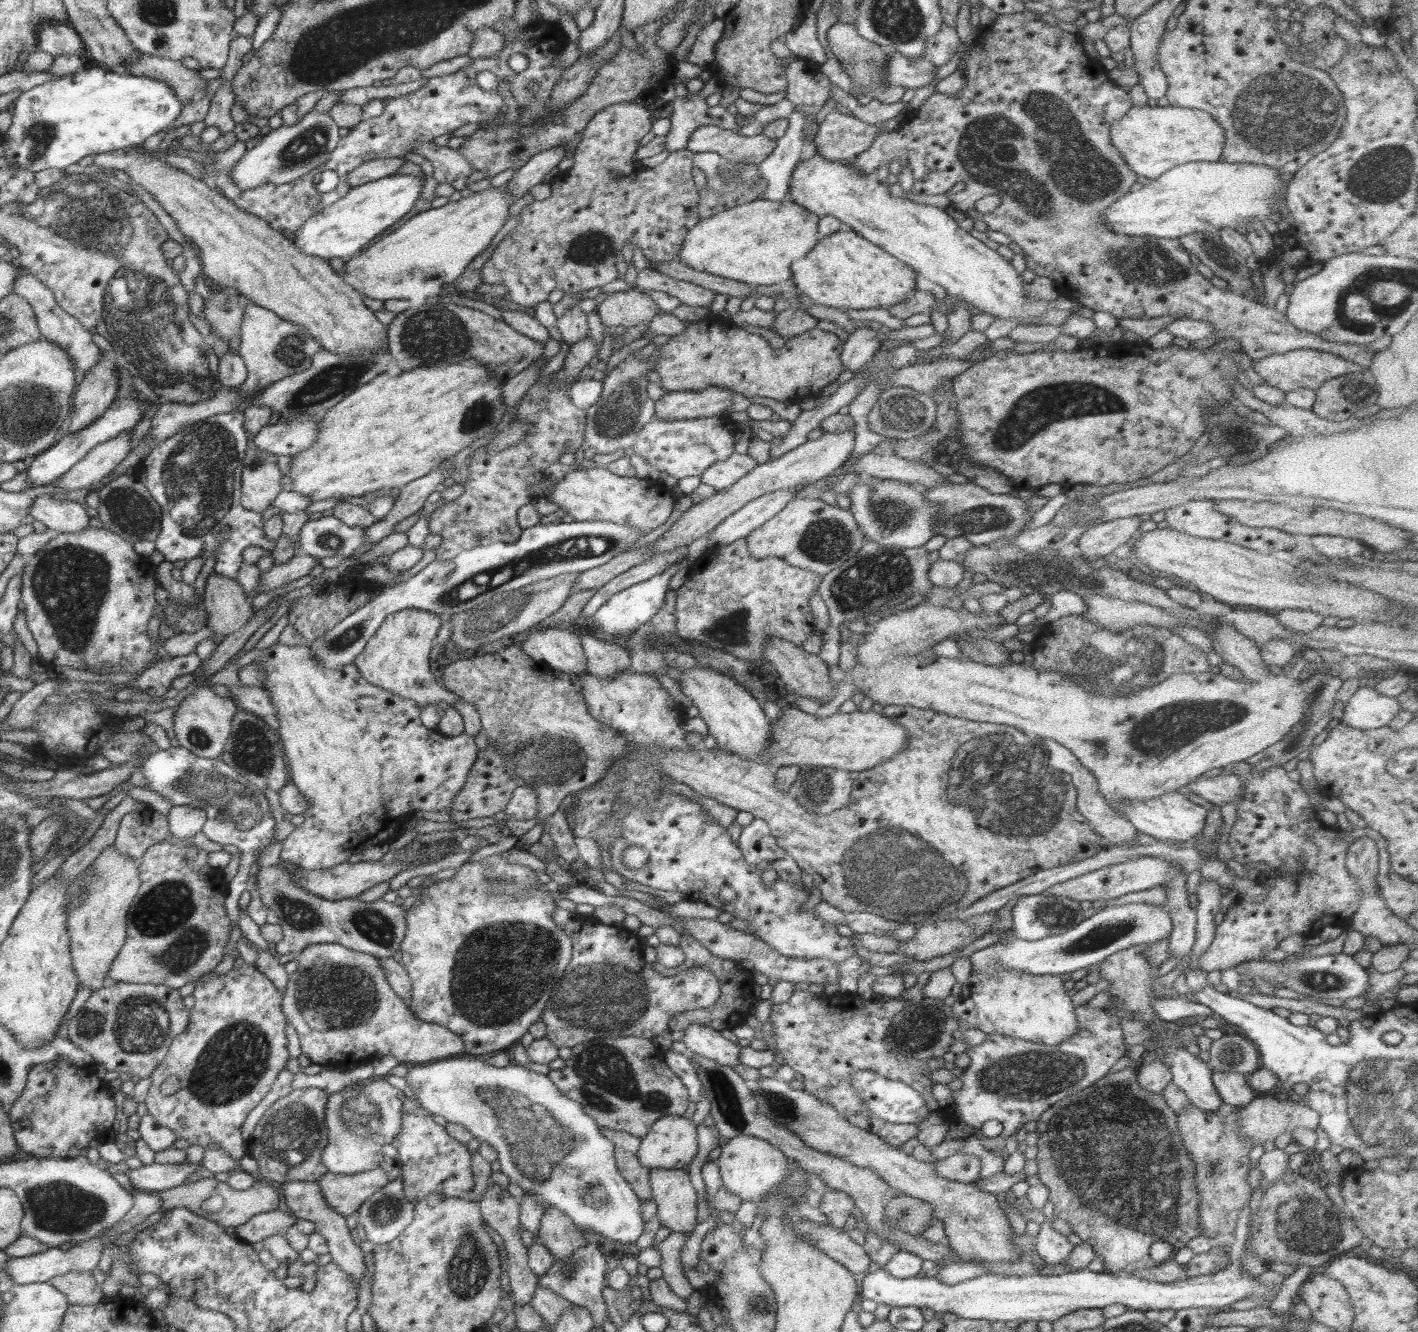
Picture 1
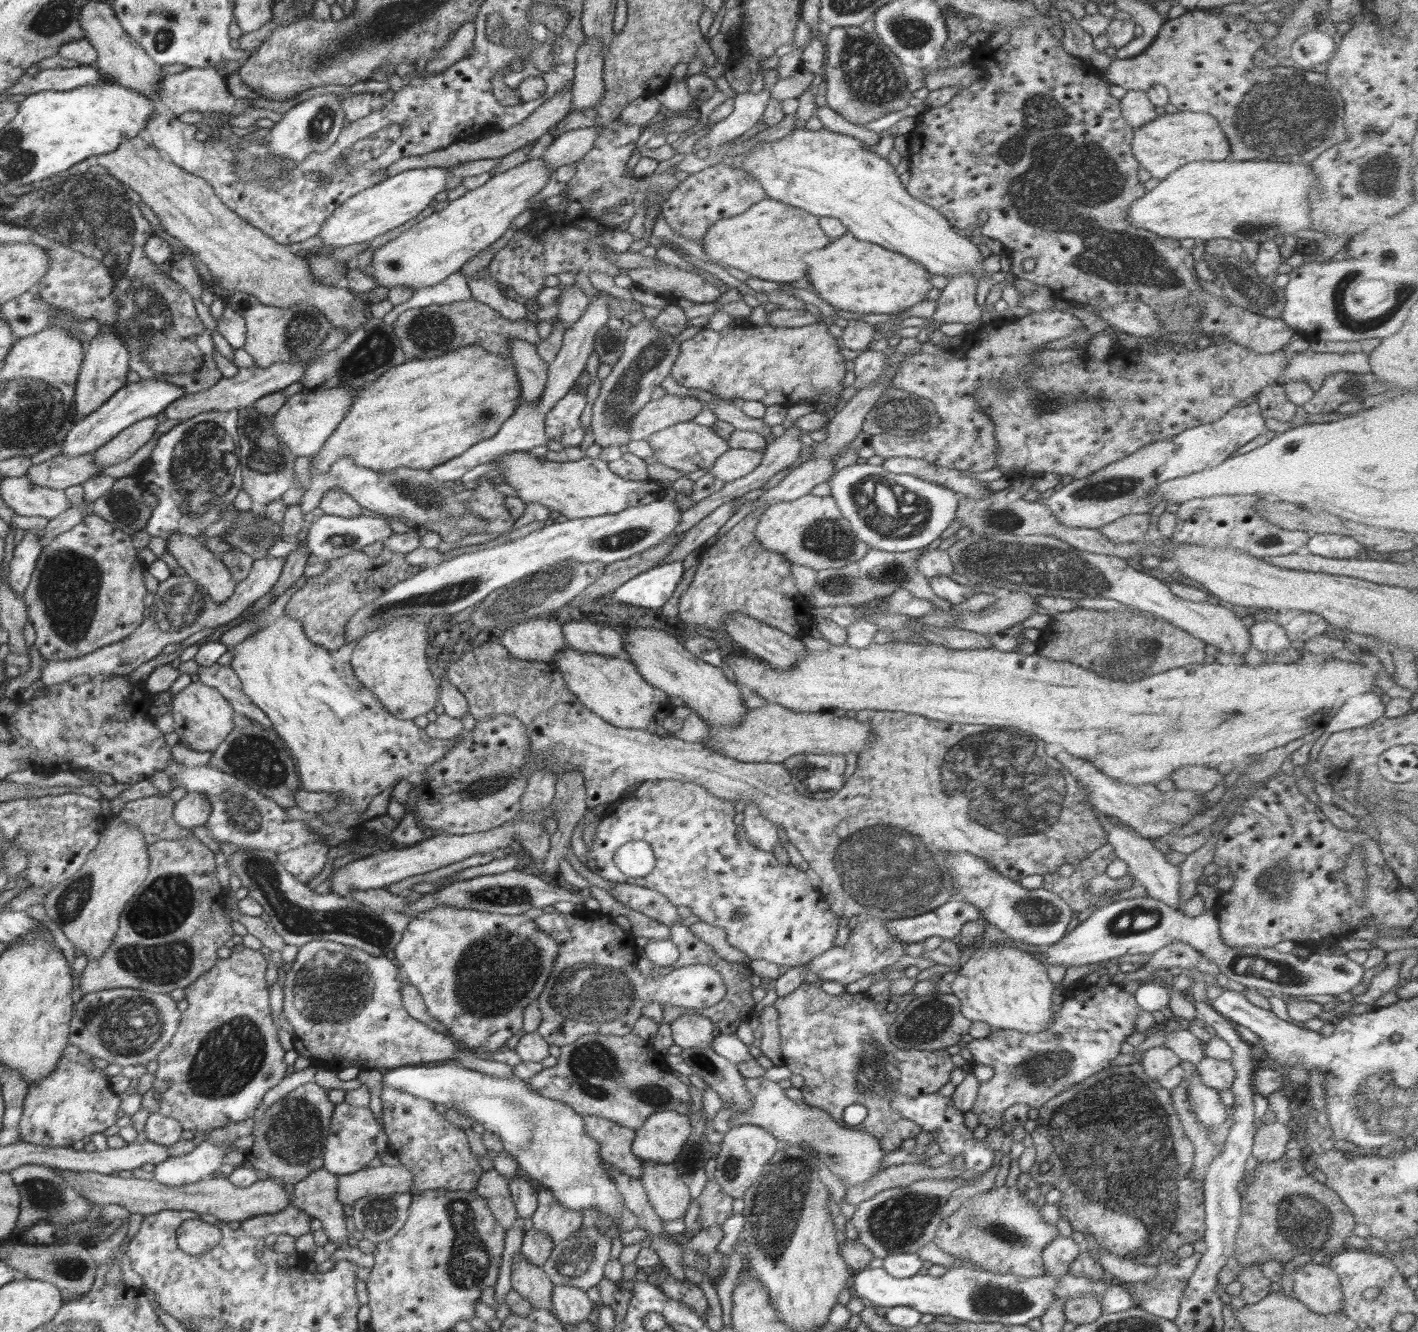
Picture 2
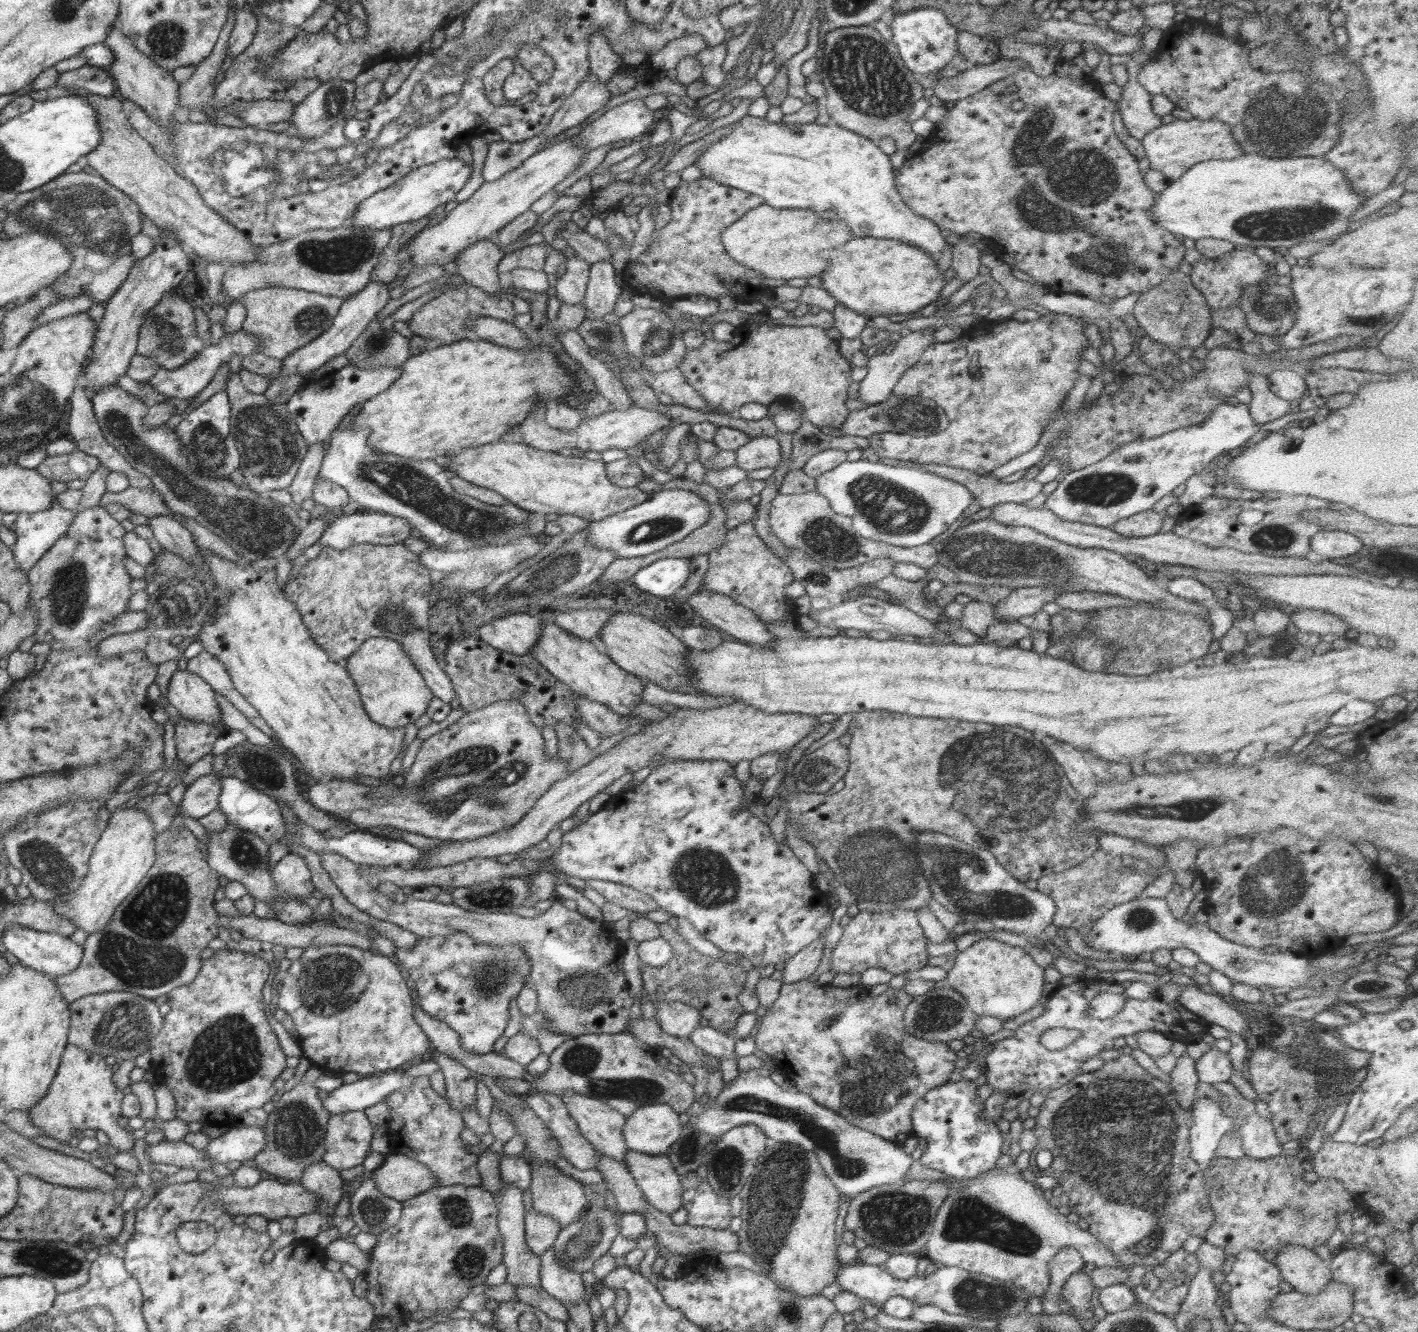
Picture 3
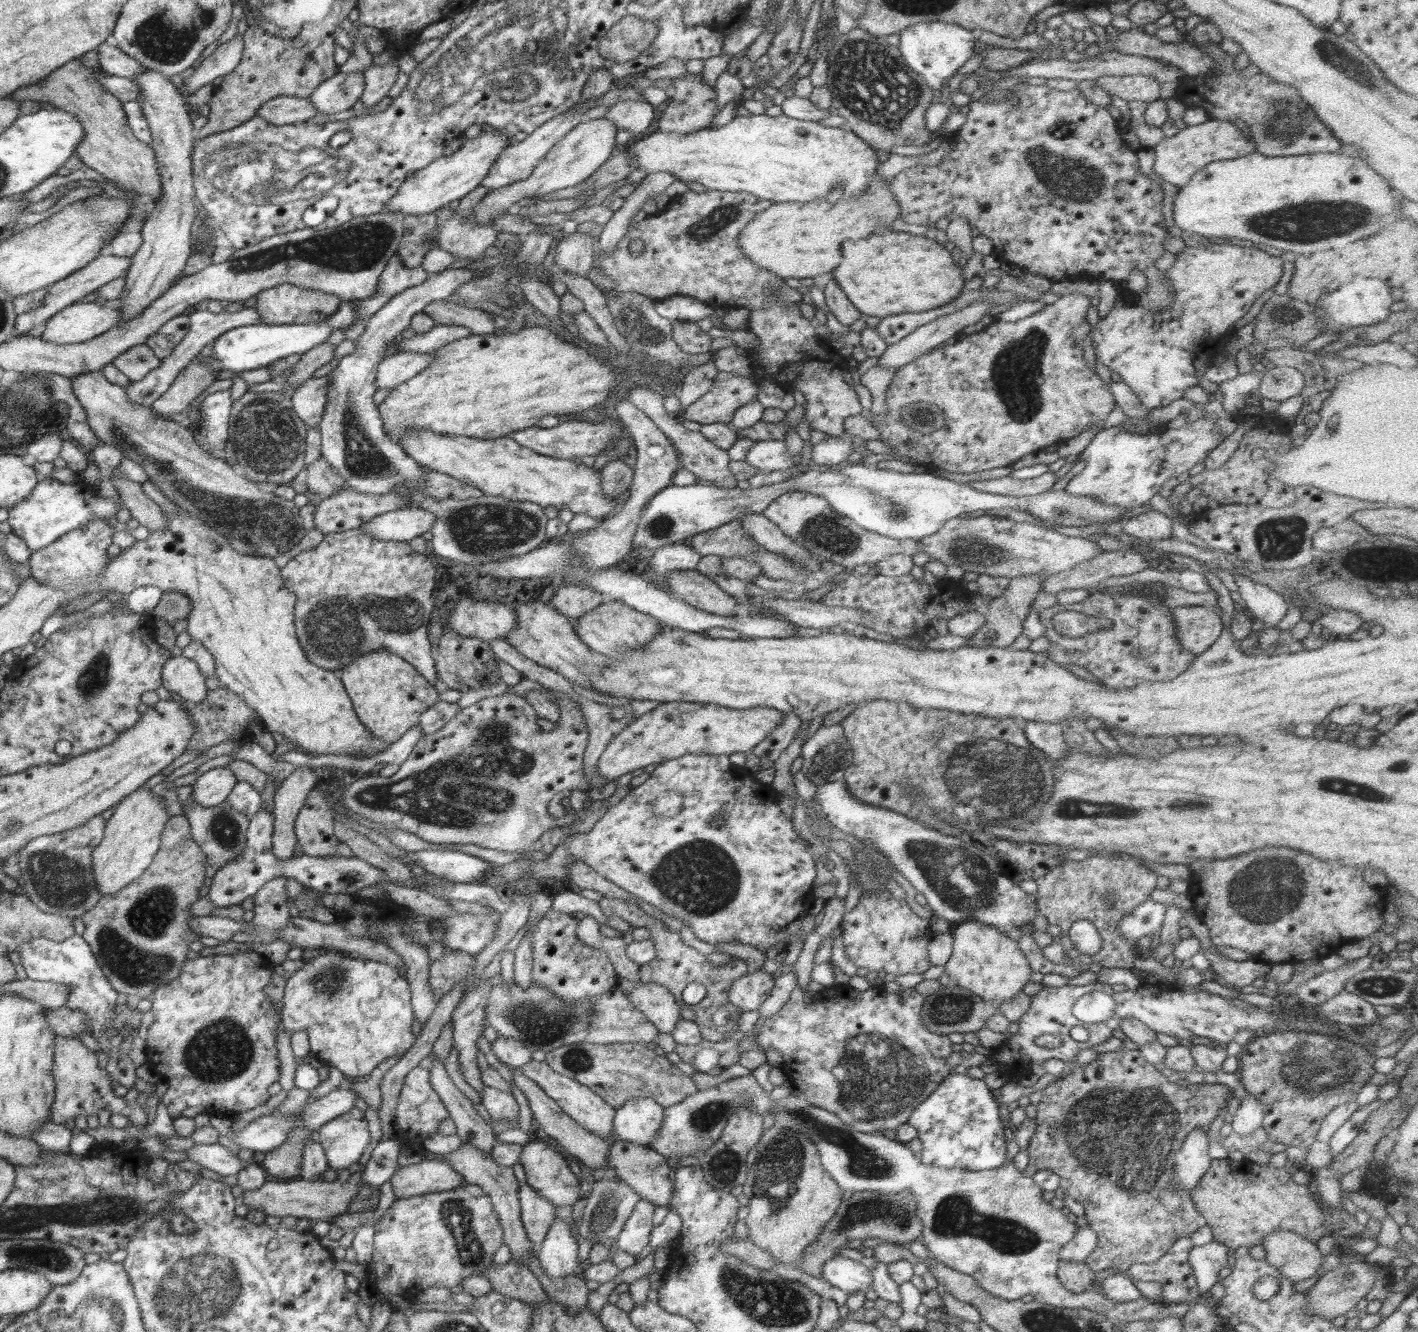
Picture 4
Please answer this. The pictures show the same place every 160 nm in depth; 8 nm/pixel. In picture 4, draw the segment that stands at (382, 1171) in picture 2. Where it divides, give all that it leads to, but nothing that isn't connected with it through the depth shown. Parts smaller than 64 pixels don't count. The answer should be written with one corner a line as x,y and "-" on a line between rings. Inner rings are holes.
425,1158
412,1166
399,1166
389,1182
396,1199
455,1190
466,1184
447,1163
432,1158

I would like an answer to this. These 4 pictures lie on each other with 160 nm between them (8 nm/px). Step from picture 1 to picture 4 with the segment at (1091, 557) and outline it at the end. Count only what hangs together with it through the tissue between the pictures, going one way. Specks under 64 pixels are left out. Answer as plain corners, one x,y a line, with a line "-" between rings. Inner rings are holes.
1152,508
1146,513
1125,519
1118,529
1142,541
1166,540
1173,536
1172,523
1169,516

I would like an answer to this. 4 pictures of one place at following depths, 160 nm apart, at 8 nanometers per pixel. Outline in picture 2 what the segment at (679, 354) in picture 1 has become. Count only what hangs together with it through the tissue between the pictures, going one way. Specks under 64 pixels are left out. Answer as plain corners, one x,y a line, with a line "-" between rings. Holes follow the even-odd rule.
820,322
797,328
774,328
774,326
762,326
762,328
754,326
751,328
736,328
734,326
724,328
724,330
720,330
720,332
715,332
708,327
703,327
700,328
700,332
698,332
696,336
680,343
680,354
674,361
670,376
672,376
678,384
686,386
686,388
700,388
700,390
706,390
706,392
710,392
710,394
714,394
714,396
724,399
725,401
736,401
742,398
744,400
757,400
758,402
765,403
767,406
773,403
780,403
788,406
796,406
796,404
799,403
824,404
824,402
828,402
843,390
842,379
845,377
847,360
840,353
839,344
839,341
829,333
828,326

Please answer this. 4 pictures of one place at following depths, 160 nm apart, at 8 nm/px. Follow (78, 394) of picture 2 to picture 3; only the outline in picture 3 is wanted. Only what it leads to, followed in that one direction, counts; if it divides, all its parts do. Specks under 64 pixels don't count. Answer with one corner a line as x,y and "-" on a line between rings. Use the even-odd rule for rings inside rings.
163,232
161,239
154,245
152,254
138,259
128,278
107,300
102,322
96,326
94,334
94,345
91,348
93,357
89,359
87,366
84,366
89,394
114,385
120,375
126,375
133,354
137,353
138,334
142,329
145,314
169,292
178,290
180,282
186,279
188,274
188,257
189,251
178,242
178,238

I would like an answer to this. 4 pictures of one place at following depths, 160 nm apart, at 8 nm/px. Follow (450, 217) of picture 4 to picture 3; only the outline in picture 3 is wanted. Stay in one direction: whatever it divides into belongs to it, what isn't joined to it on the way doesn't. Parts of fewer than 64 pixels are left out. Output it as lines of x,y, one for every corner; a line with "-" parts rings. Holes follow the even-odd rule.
486,239
462,250
455,258
456,264
451,267
465,279
464,282
488,292
490,296
498,296
506,293
498,280
498,266
504,256
506,253
502,252
500,246

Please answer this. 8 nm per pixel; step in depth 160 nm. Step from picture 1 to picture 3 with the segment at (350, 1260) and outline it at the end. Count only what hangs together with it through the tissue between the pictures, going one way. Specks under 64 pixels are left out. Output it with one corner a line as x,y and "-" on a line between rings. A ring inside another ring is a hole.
323,1160
314,1162
310,1166
304,1168
301,1186
308,1190
310,1194
316,1194
319,1207
314,1212
335,1220
335,1226
338,1224
338,1218
335,1215
336,1206
340,1203
343,1196
343,1188
346,1184
342,1180
340,1172
332,1169

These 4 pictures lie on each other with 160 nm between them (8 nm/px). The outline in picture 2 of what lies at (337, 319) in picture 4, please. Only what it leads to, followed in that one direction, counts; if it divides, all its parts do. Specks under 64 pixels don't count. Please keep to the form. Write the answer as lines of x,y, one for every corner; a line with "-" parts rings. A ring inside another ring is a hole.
140,379
139,382
128,382
117,390
100,408
92,414
77,420
68,432
61,448
61,455
68,458
94,452
99,446
116,436
123,428
142,420
155,416
175,400
185,395
185,390
173,385
167,380

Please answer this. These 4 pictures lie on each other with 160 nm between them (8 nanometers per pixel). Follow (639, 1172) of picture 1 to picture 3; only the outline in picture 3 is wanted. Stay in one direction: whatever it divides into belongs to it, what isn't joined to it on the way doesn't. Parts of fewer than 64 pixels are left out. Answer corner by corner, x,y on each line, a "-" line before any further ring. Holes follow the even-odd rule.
568,1091
561,1096
562,1102
568,1107
571,1117
577,1122
580,1134
592,1143
594,1149
608,1158
612,1158
614,1162
620,1162
626,1166
626,1158
628,1158
628,1146
623,1137
623,1126
626,1117
617,1110
609,1107
601,1100
584,1096
583,1094

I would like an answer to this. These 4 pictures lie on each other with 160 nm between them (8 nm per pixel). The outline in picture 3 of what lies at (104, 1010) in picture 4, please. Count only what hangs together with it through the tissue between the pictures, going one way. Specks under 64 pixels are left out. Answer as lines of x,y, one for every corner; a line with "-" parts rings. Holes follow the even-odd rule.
17,922
5,930
2,942
6,946
6,950
12,953
21,964
30,966
48,976
57,977
76,970
83,957
83,946
72,942
70,937
32,930
27,926
17,924

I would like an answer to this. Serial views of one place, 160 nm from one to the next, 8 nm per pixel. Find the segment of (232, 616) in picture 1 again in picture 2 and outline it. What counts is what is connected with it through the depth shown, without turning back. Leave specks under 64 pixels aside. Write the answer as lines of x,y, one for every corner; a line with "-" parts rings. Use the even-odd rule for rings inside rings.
179,532
168,535
167,552
174,556
178,566
184,568
186,575
194,578
215,603
224,603
232,596
238,580
221,559
196,537

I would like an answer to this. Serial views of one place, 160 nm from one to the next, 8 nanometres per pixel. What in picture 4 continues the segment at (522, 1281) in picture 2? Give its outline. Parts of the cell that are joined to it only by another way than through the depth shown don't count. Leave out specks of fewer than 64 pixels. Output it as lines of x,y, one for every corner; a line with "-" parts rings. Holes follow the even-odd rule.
462,1143
458,1150
444,1154
446,1163
463,1177
467,1184
477,1185
482,1191
491,1198
498,1222
503,1232
503,1244
506,1245
511,1252
511,1259
518,1264
527,1267
525,1262
531,1257
536,1247
532,1241
528,1240
521,1220
520,1192
519,1182
513,1174
513,1169
496,1165
489,1156
484,1154
482,1150
476,1150
476,1146
472,1143

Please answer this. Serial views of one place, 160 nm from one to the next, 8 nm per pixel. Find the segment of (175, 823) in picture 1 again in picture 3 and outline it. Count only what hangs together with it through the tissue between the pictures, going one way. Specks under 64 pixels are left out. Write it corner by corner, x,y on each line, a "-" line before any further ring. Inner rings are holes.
220,774
200,776
194,783
187,785
180,810
186,817
198,820
218,808
220,793

